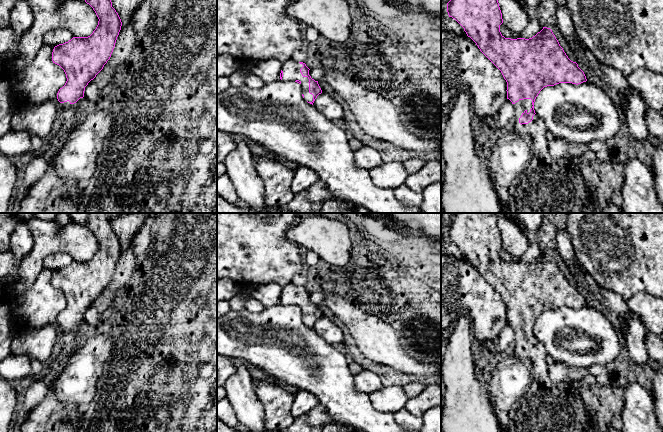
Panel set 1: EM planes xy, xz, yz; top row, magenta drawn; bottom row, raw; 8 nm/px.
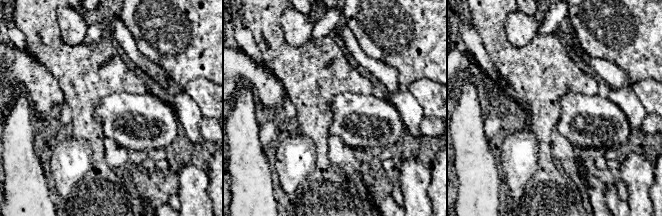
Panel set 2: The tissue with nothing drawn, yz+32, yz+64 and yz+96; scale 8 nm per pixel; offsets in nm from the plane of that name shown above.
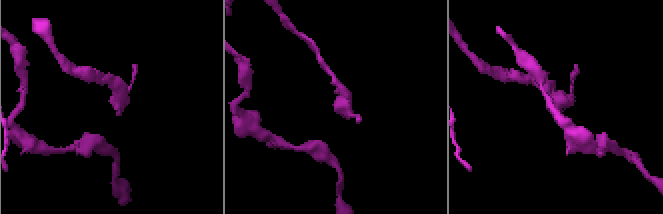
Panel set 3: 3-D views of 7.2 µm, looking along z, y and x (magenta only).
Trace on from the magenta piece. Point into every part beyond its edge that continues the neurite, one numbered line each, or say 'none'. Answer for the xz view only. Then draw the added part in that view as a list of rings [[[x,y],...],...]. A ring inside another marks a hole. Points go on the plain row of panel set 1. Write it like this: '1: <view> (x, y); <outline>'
1: xz (291, 293); [[[288,284],[282,288],[283,295],[283,305],[296,305],[299,304],[301,306],[302,318],[304,319],[304,323],[308,326],[313,325],[313,319],[309,317],[309,303],[308,301],[303,301],[300,293],[303,291],[299,286]]]

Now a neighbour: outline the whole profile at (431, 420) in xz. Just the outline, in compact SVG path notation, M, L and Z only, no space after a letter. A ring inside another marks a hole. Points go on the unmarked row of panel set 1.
M441 406L431 408L423 414L420 432L441 432Z

